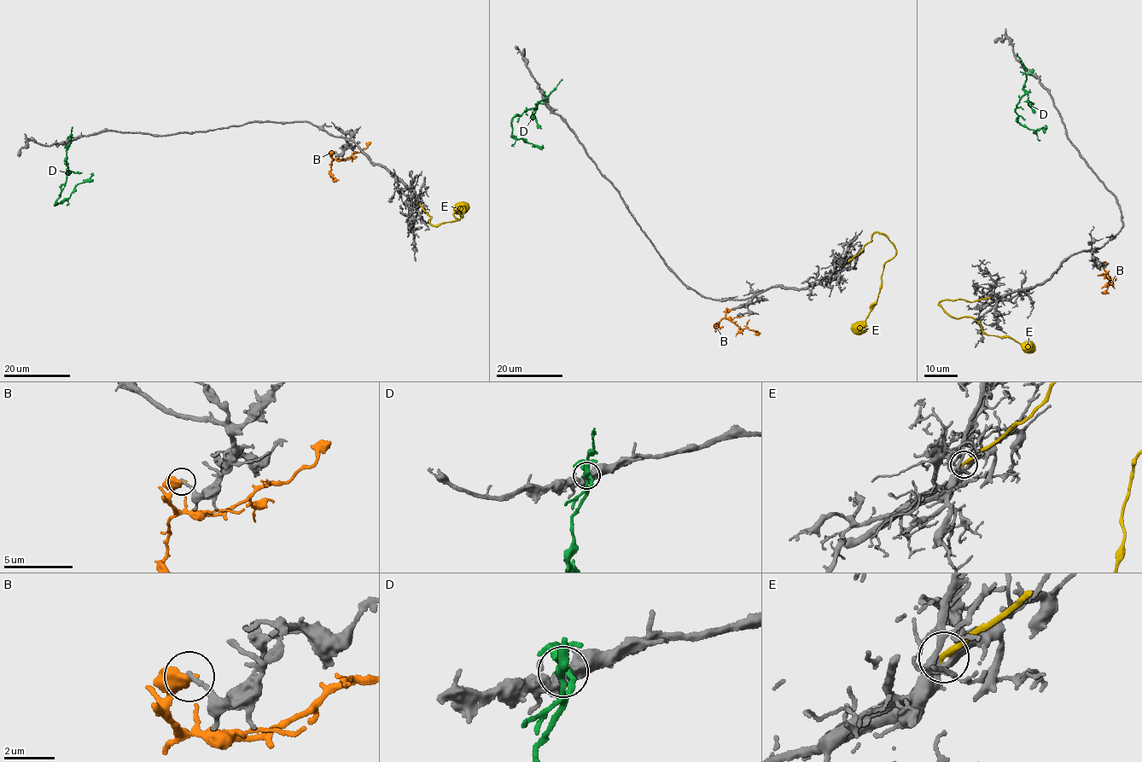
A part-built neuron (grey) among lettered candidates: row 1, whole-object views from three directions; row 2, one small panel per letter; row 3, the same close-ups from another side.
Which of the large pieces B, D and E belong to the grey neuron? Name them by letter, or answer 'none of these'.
E

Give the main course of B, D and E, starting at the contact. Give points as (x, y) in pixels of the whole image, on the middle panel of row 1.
B: (731, 309), (725, 316), (734, 323), (760, 334)
D: (544, 102), (546, 98), (541, 100), (536, 108), (515, 117), (511, 123), (515, 138), (543, 147)
E: (842, 264), (875, 232), (894, 247), (895, 255), (885, 263), (876, 304), (854, 327), (854, 334)

